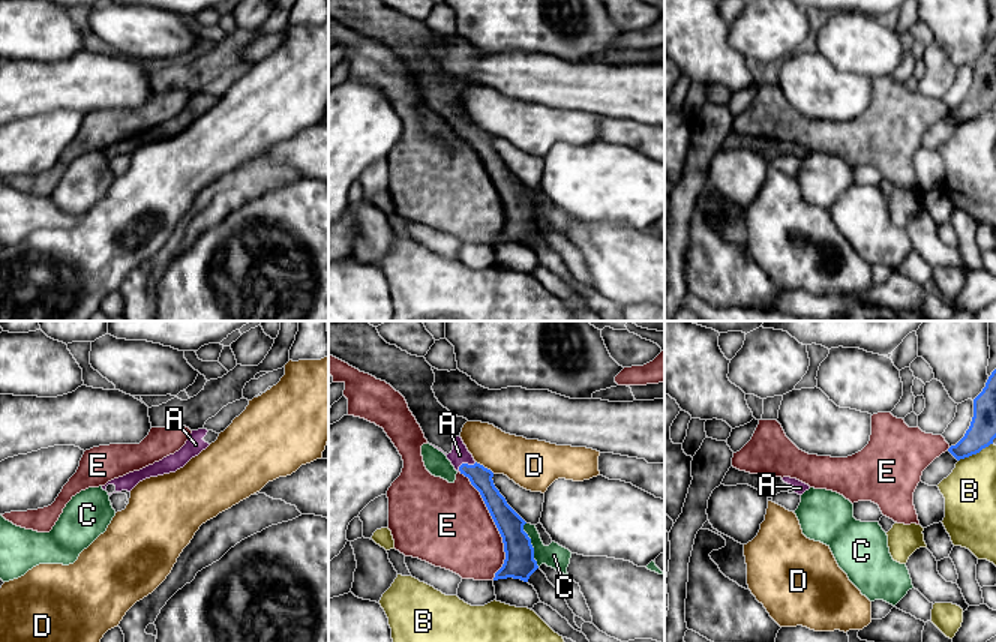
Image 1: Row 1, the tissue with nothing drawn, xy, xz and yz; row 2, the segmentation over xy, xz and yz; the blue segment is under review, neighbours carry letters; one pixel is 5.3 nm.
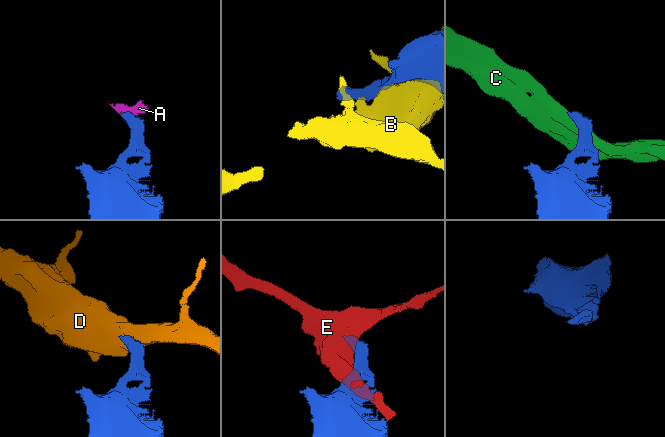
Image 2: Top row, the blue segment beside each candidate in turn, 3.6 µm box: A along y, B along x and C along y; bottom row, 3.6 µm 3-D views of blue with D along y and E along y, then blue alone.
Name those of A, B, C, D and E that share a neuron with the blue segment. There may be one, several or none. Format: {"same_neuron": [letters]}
{"same_neuron": ["A"]}

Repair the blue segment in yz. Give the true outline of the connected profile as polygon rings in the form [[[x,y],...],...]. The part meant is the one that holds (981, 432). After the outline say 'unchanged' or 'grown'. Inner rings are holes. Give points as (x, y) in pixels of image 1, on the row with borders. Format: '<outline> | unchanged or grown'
[[[996,369],[982,392],[974,399],[974,417],[964,436],[948,448],[957,459],[980,453],[996,438]]] | unchanged

